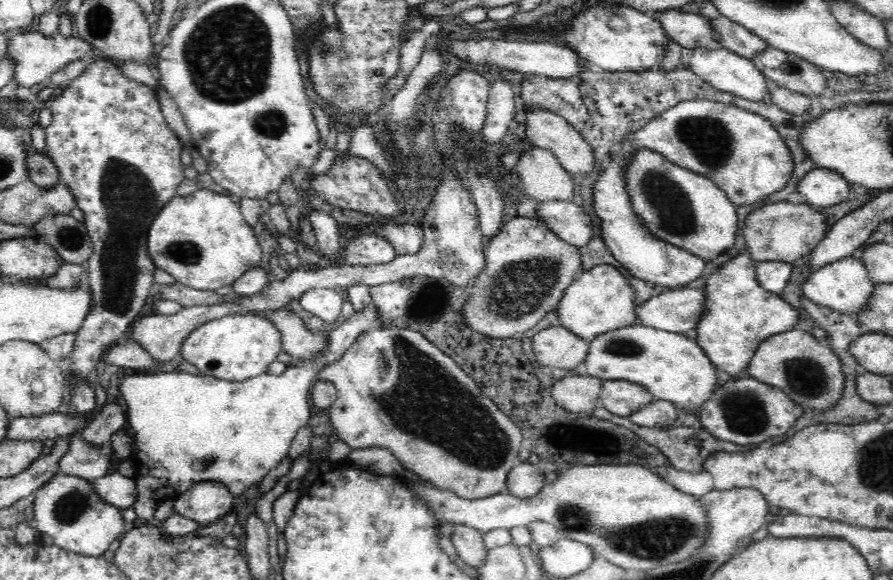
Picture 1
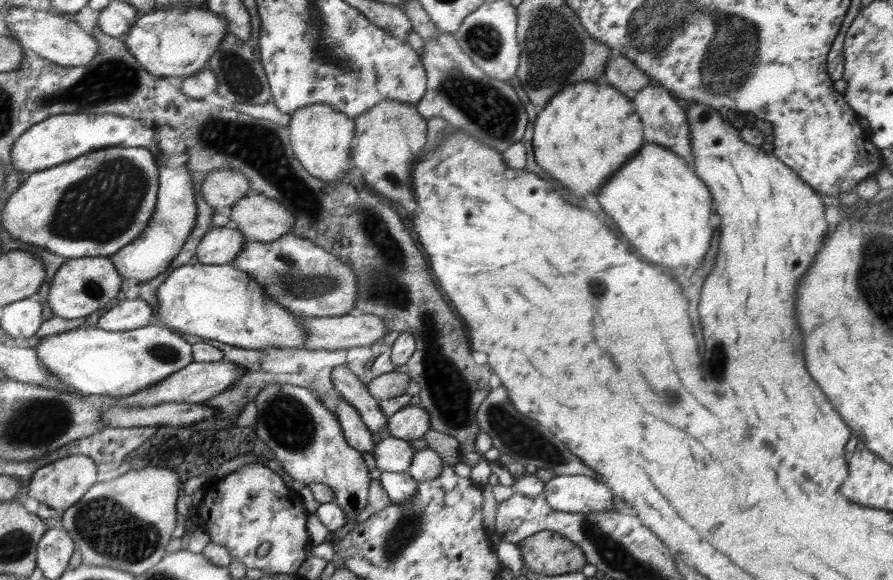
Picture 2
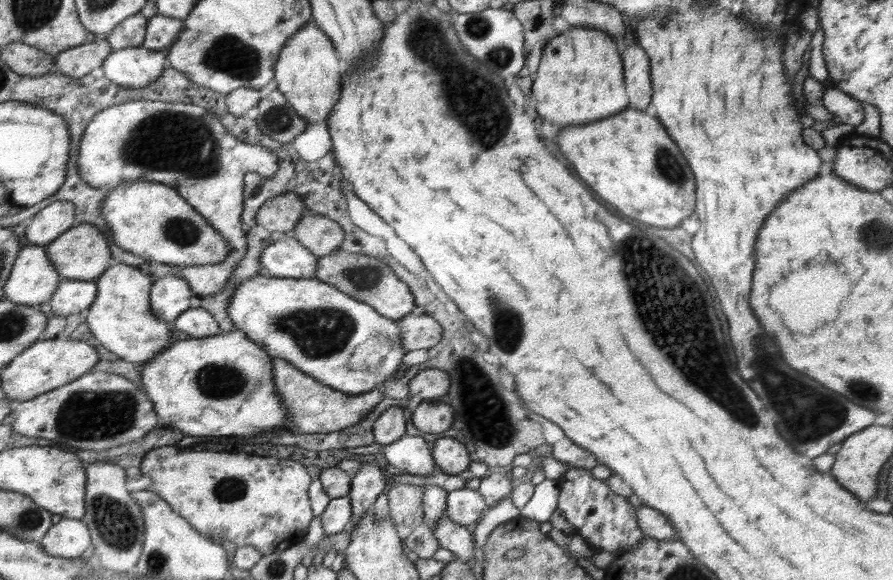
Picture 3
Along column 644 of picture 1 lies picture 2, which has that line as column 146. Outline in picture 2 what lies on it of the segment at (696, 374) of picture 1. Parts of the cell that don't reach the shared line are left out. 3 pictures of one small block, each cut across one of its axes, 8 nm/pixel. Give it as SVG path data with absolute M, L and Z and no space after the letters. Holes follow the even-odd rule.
M150 323L134 330L124 331L109 331L108 329L100 330L100 328L86 326L86 330L80 330L80 328L65 330L59 334L53 334L52 336L45 336L40 339L39 345L34 348L40 362L52 373L58 376L60 380L63 380L64 384L68 388L72 388L72 391L81 393L82 395L108 395L115 398L126 398L132 394L136 394L138 391L142 391L144 388L148 388L158 384L161 380L168 378L171 374L178 372L181 368L188 366L193 361L193 350L190 344L185 338L179 335L178 332L171 330L168 327L162 325Z

